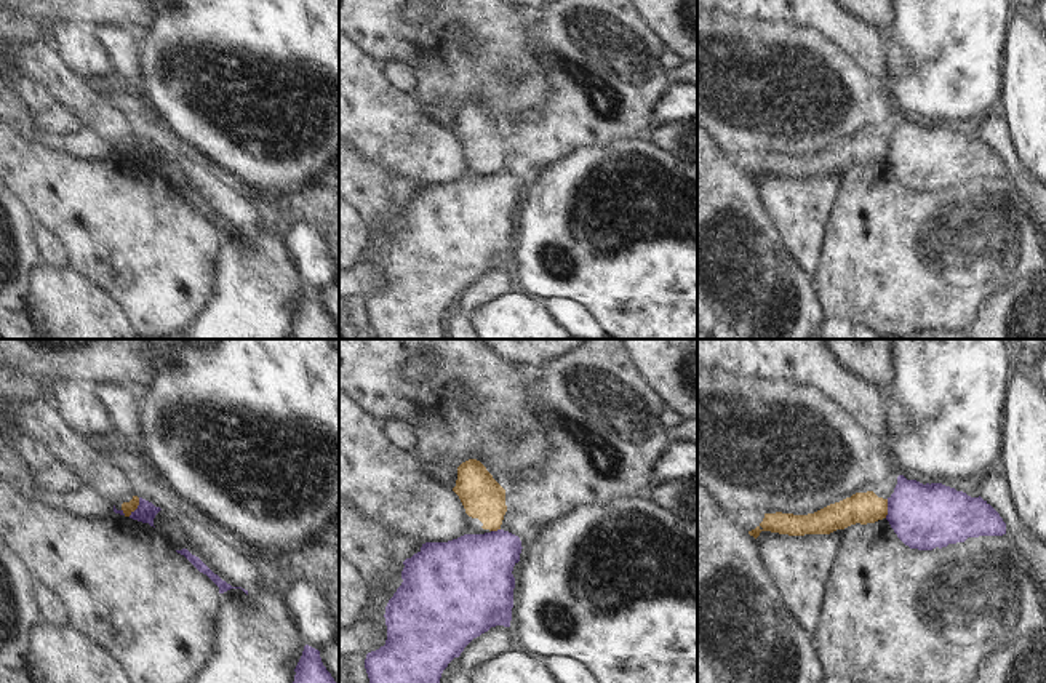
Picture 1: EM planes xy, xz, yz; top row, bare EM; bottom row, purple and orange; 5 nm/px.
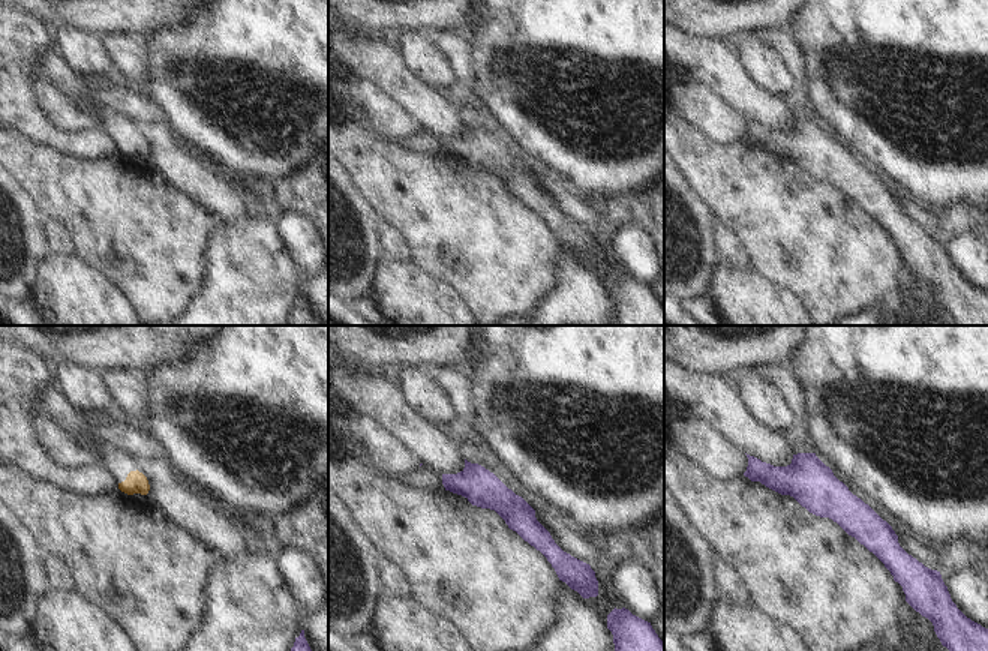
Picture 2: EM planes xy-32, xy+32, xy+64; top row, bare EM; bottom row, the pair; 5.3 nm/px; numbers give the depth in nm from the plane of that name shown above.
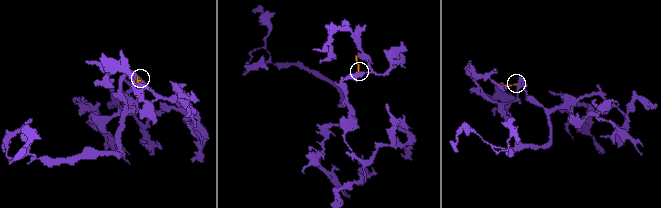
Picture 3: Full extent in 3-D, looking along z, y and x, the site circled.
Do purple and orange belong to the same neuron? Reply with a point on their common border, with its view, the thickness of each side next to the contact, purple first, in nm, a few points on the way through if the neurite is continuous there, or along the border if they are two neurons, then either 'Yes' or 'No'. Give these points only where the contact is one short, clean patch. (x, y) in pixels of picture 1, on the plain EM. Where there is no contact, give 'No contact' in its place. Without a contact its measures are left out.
Touches purple at xy (138, 149). Thickness 100 nm (purple) against 60 nm. Boundary: xy (139, 139), (139, 146), (128, 157). No.

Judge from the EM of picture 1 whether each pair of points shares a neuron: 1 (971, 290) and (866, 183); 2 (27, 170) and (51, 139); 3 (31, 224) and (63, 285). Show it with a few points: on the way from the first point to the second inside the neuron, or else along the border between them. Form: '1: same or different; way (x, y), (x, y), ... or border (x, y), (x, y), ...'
1: same; way (944, 263), (891, 210)
2: different; border (16, 130), (31, 141), (80, 160)
3: different; border (43, 264), (34, 272), (34, 283), (27, 298)

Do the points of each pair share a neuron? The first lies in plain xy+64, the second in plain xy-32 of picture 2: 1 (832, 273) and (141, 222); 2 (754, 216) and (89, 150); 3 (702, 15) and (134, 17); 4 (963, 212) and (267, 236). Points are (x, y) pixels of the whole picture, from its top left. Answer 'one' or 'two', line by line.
1: one
2: two
3: one
4: two

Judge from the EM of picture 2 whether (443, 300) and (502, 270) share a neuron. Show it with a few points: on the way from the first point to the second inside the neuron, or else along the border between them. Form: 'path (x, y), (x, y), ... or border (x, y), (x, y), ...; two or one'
border (428, 273), (449, 284), (470, 309); two

